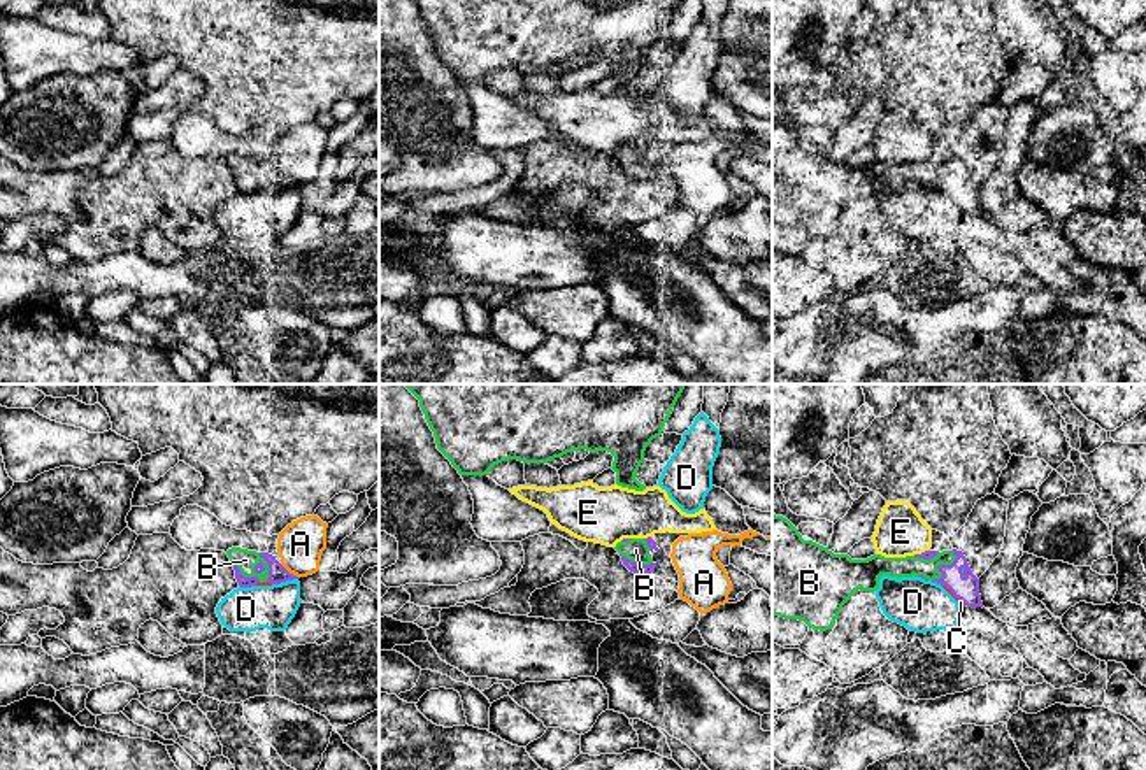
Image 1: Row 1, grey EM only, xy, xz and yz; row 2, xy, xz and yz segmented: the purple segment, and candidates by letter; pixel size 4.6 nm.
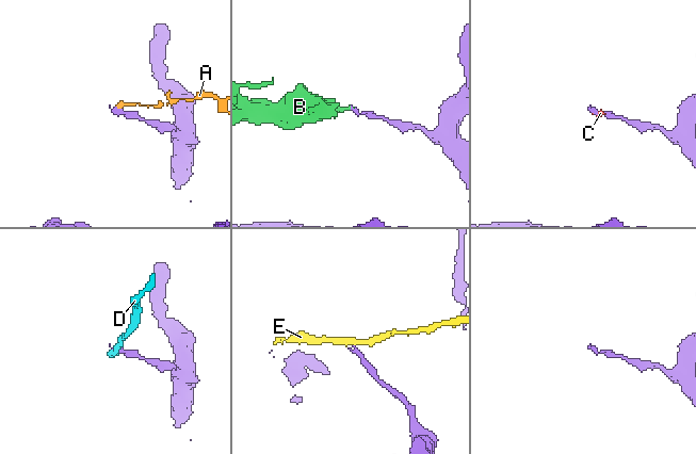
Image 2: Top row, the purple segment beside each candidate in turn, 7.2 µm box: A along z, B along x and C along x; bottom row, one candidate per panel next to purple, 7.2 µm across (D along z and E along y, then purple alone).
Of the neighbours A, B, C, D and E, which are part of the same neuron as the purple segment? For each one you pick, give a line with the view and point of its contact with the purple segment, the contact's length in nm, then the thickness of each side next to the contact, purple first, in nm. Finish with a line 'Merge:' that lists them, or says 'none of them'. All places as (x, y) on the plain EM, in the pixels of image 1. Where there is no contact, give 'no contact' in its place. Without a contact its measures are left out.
B: contact xy (255, 183); length 190 nm; calibres 50 and 100 nm
Merge: B

